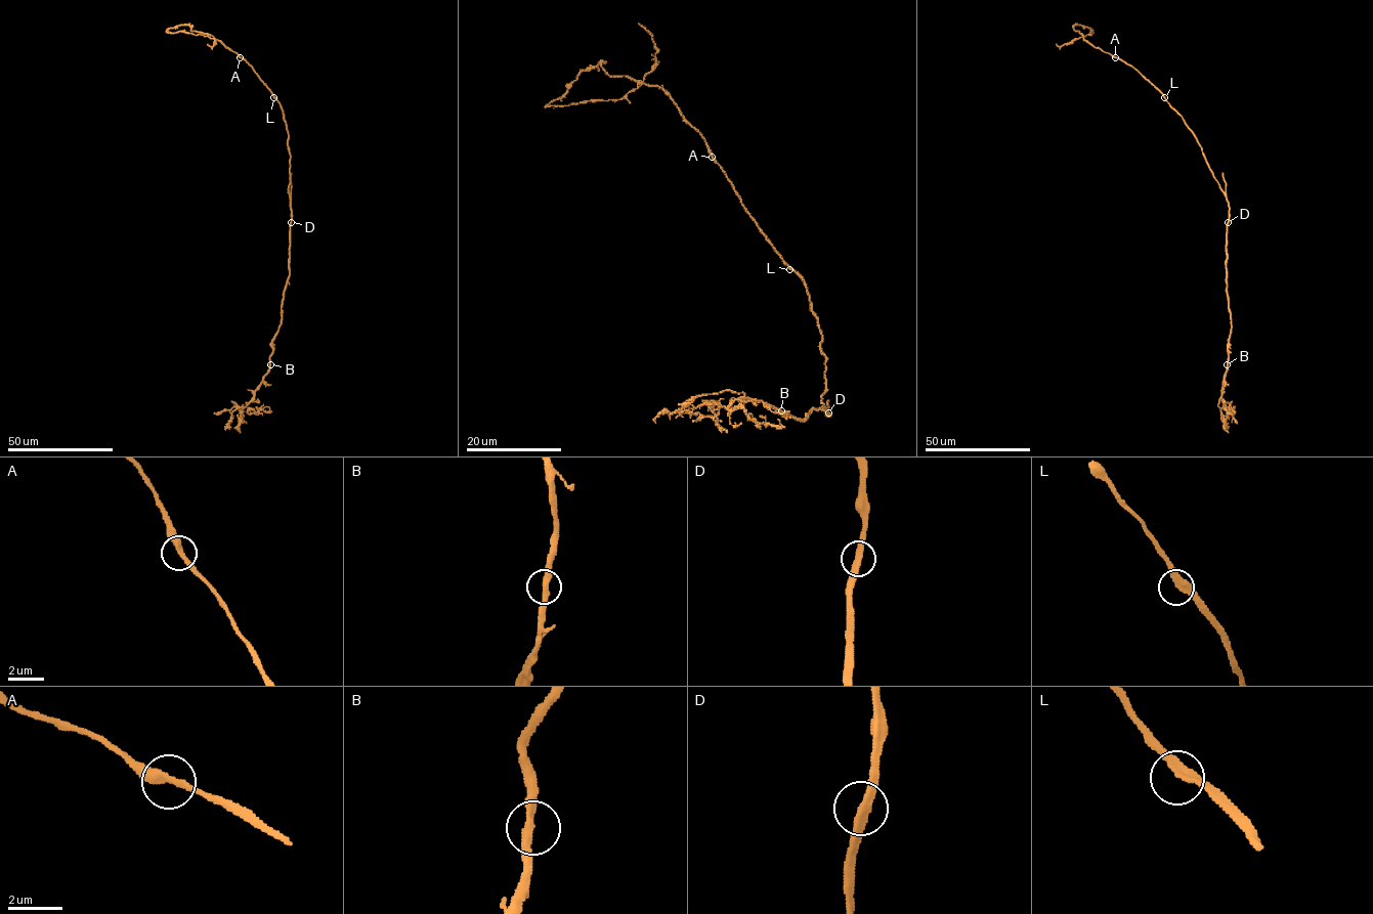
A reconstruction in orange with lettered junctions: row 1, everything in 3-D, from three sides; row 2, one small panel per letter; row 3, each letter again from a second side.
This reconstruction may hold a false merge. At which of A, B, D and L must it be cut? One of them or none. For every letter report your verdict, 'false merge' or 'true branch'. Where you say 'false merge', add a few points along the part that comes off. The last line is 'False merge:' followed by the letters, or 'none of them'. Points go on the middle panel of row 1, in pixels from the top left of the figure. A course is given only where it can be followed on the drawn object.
A: true branch
B: true branch
D: true branch
L: true branch
False merge: none of them

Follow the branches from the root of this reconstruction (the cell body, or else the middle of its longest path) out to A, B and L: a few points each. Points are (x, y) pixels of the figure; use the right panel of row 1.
A: (1199, 142), (1163, 95), (1130, 64), (1115, 57)
B: (1199, 142), (1229, 208), (1226, 268), (1231, 333), (1227, 364)
L: (1199, 142), (1164, 97)

